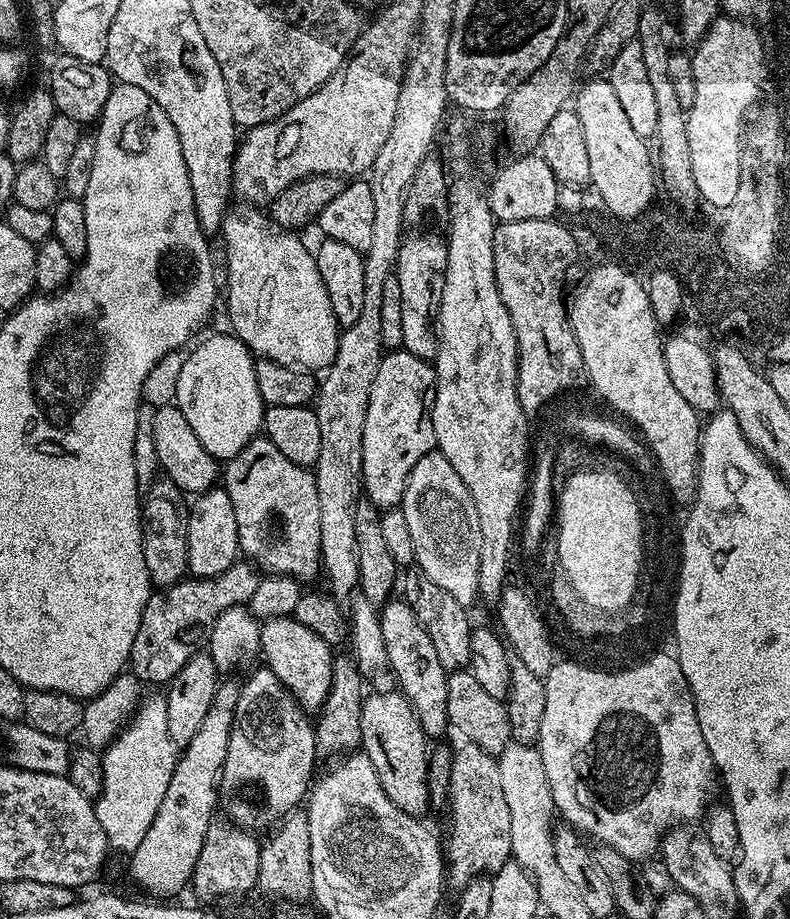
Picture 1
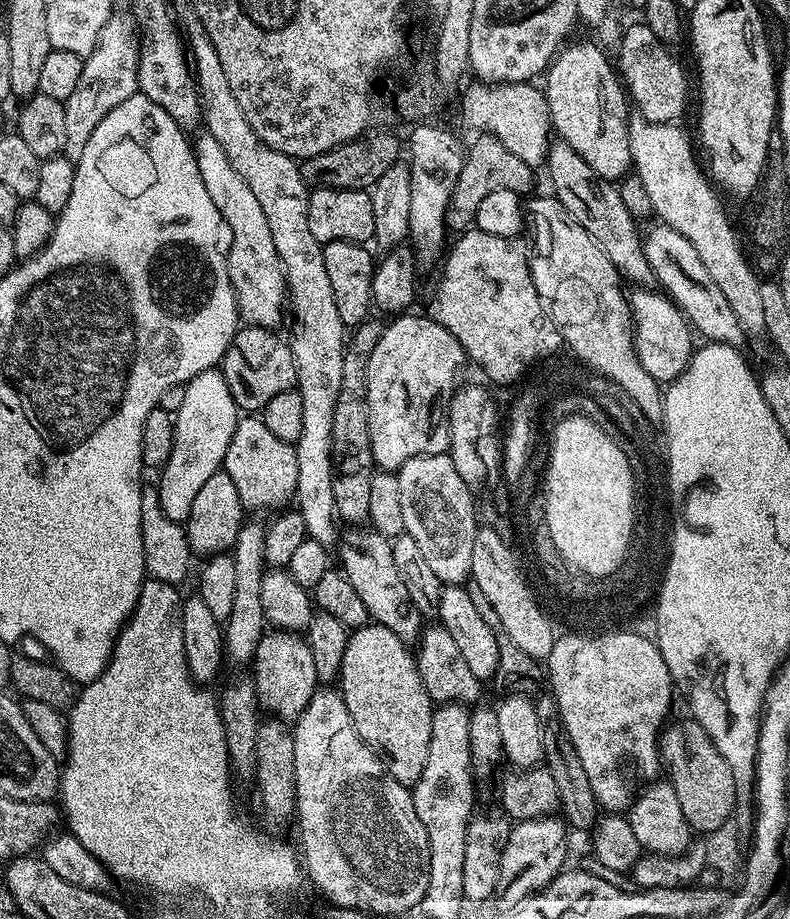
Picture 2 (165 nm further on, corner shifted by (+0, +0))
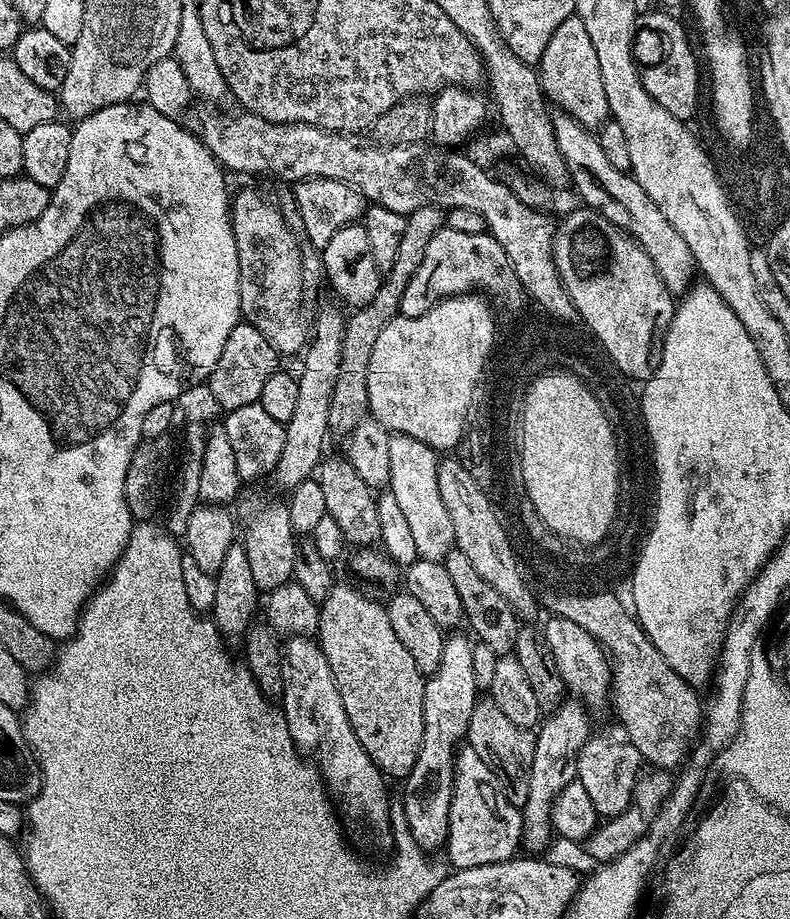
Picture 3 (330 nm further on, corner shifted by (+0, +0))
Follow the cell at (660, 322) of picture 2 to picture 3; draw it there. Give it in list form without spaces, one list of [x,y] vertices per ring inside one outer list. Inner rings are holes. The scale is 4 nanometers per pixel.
[[[579,206],[556,224],[552,253],[566,294],[589,333],[629,381],[647,382],[656,373],[664,335],[676,312],[673,293],[662,282],[650,254],[634,237],[594,209]]]

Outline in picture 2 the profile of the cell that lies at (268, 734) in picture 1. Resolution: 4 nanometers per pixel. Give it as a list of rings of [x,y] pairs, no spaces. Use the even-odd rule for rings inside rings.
[[[265,631],[252,659],[250,675],[256,684],[256,699],[260,701],[261,709],[285,722],[294,722],[298,719],[318,691],[314,657],[310,654],[310,646],[303,635],[295,632]]]

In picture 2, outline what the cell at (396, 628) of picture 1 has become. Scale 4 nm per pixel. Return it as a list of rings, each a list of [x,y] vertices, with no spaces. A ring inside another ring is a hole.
[[[364,526],[344,531],[338,536],[341,564],[339,567],[350,582],[350,586],[354,586],[358,598],[366,602],[369,617],[375,623],[386,626],[386,630],[398,634],[398,638],[402,638],[404,644],[415,645],[420,639],[422,617],[418,606],[410,602],[410,594],[398,574],[398,566],[394,566],[392,540],[381,532],[373,532]]]

